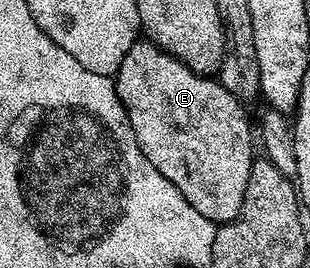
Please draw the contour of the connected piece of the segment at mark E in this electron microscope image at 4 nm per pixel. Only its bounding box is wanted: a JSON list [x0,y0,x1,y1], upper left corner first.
[116,39,256,223]

